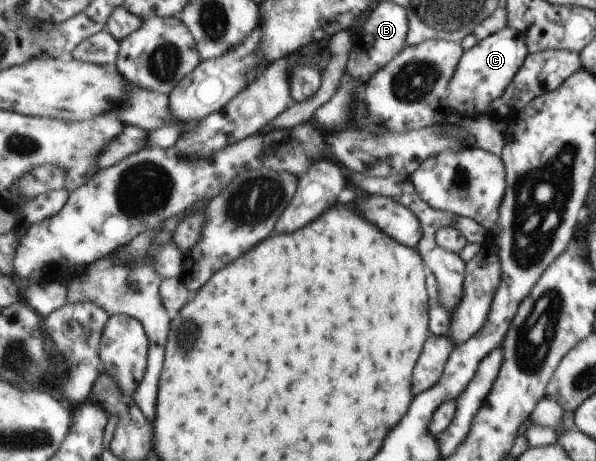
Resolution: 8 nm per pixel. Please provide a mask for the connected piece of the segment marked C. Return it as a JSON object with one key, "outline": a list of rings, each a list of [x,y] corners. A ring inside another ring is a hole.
{"outline":[[[511,27],[490,35],[477,46],[465,51],[449,87],[451,109],[465,115],[489,113],[492,103],[506,93],[529,55],[528,35]]]}

